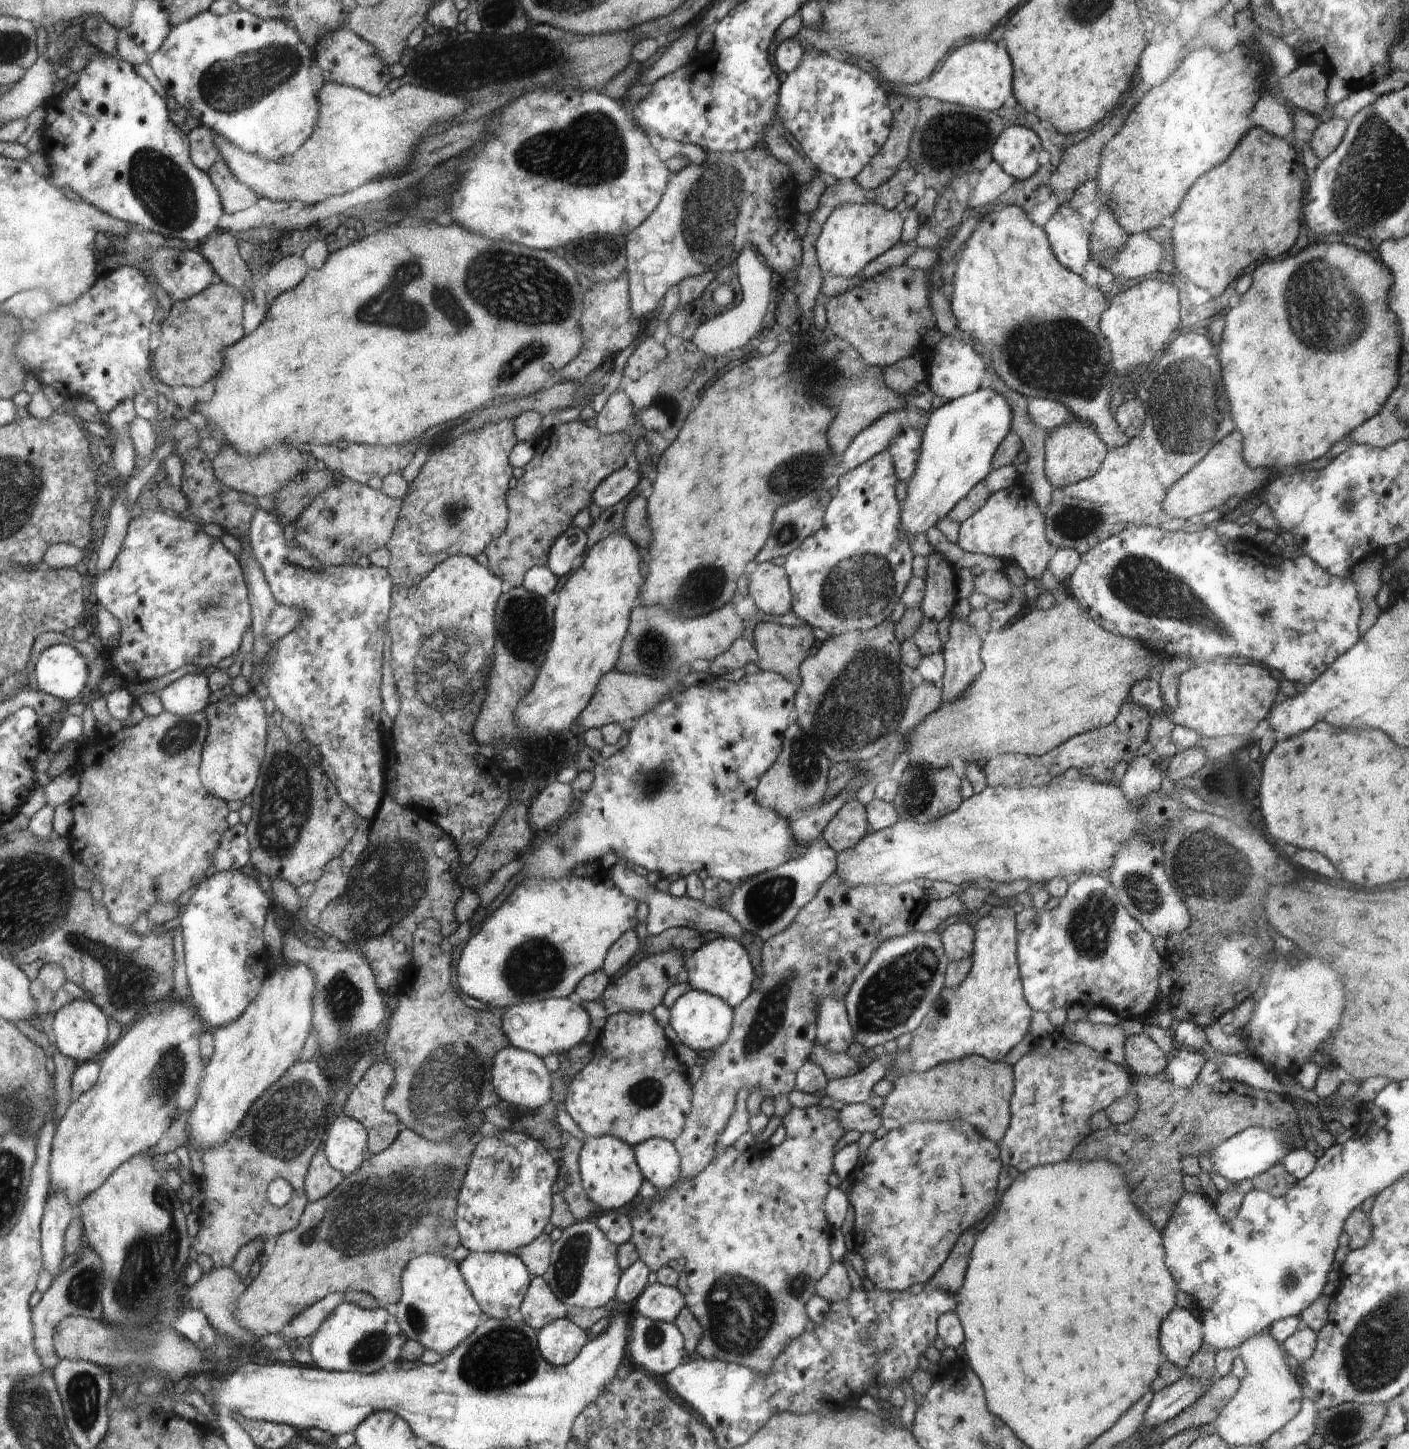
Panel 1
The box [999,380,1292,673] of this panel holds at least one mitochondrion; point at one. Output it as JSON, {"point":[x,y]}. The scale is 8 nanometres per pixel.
{"point":[1143,585]}

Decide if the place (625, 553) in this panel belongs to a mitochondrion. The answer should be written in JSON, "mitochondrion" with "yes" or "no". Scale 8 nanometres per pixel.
{"mitochondrion":"no"}

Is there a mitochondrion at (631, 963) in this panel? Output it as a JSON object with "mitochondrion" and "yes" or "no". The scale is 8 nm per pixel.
{"mitochondrion":"no"}

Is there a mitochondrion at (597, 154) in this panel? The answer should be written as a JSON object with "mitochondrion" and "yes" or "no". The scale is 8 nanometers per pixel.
{"mitochondrion":"yes"}

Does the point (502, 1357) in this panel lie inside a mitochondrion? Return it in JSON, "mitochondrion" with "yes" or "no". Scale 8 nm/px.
{"mitochondrion":"yes"}

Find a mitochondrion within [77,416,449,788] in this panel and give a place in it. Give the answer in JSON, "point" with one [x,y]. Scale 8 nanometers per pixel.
{"point":[179,738]}

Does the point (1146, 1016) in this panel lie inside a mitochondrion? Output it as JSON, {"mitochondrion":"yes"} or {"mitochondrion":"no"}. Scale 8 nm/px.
{"mitochondrion":"no"}

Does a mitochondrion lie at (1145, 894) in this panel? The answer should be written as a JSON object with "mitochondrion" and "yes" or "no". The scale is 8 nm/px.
{"mitochondrion":"yes"}

